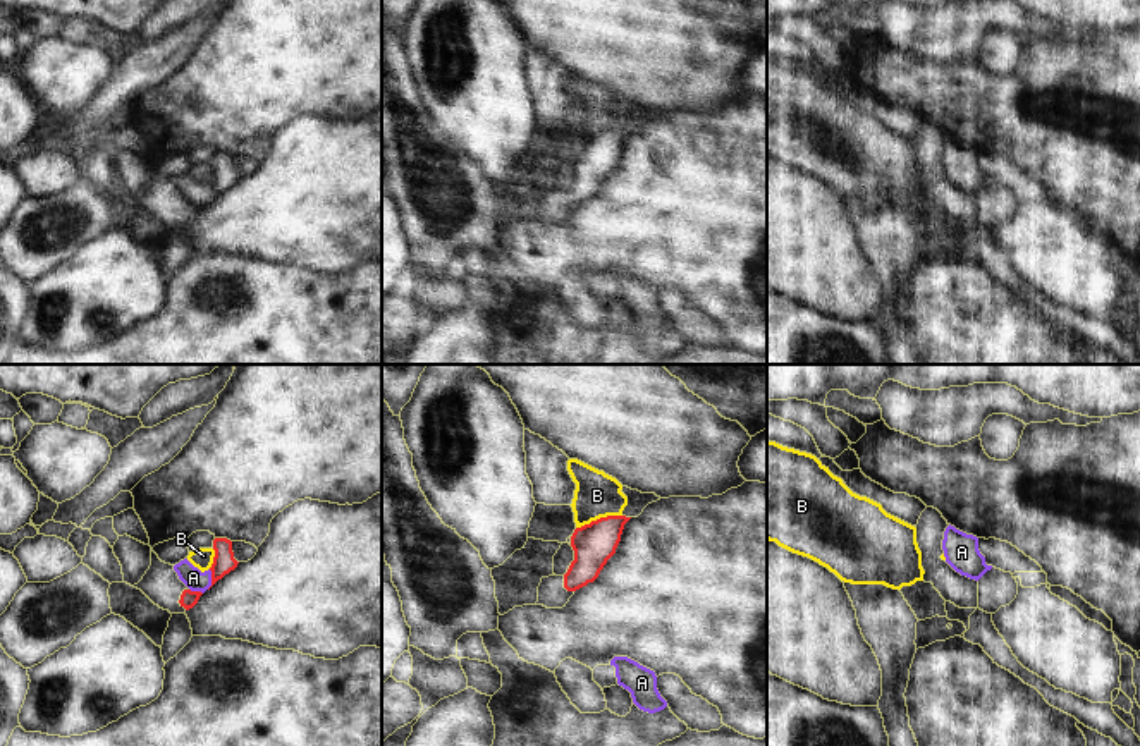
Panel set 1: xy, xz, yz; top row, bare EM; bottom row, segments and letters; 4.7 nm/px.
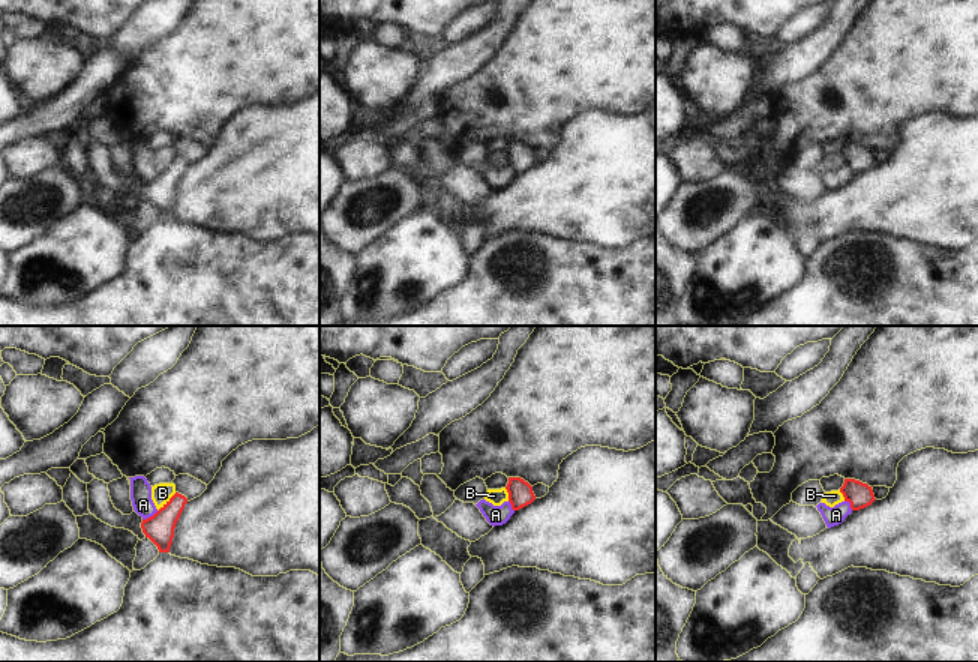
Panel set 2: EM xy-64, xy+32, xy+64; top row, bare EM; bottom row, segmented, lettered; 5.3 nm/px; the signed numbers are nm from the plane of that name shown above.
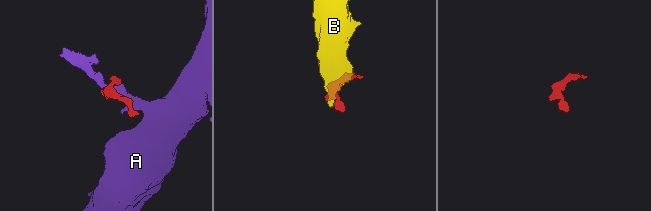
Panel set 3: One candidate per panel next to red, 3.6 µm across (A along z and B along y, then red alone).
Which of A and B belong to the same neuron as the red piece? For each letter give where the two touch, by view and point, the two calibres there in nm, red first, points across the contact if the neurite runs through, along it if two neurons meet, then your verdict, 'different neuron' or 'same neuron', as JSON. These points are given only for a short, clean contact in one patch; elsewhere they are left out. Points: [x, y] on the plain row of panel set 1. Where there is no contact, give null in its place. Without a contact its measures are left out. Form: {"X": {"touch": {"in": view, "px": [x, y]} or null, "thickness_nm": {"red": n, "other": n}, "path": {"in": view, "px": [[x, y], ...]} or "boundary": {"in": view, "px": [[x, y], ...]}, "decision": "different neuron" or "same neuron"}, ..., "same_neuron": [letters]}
{"A": {"touch": {"in": "xy", "px": [212, 195]}, "thickness_nm": {"red": 100, "other": 100}, "boundary": {"in": "xy", "px": [[210, 184], [210, 200], [207, 203]]}, "decision": "different neuron"}, "B": {"touch": {"in": "xz", "px": [600, 133]}, "thickness_nm": {"red": 200, "other": 220}, "decision": "different neuron"}, "same_neuron": []}

